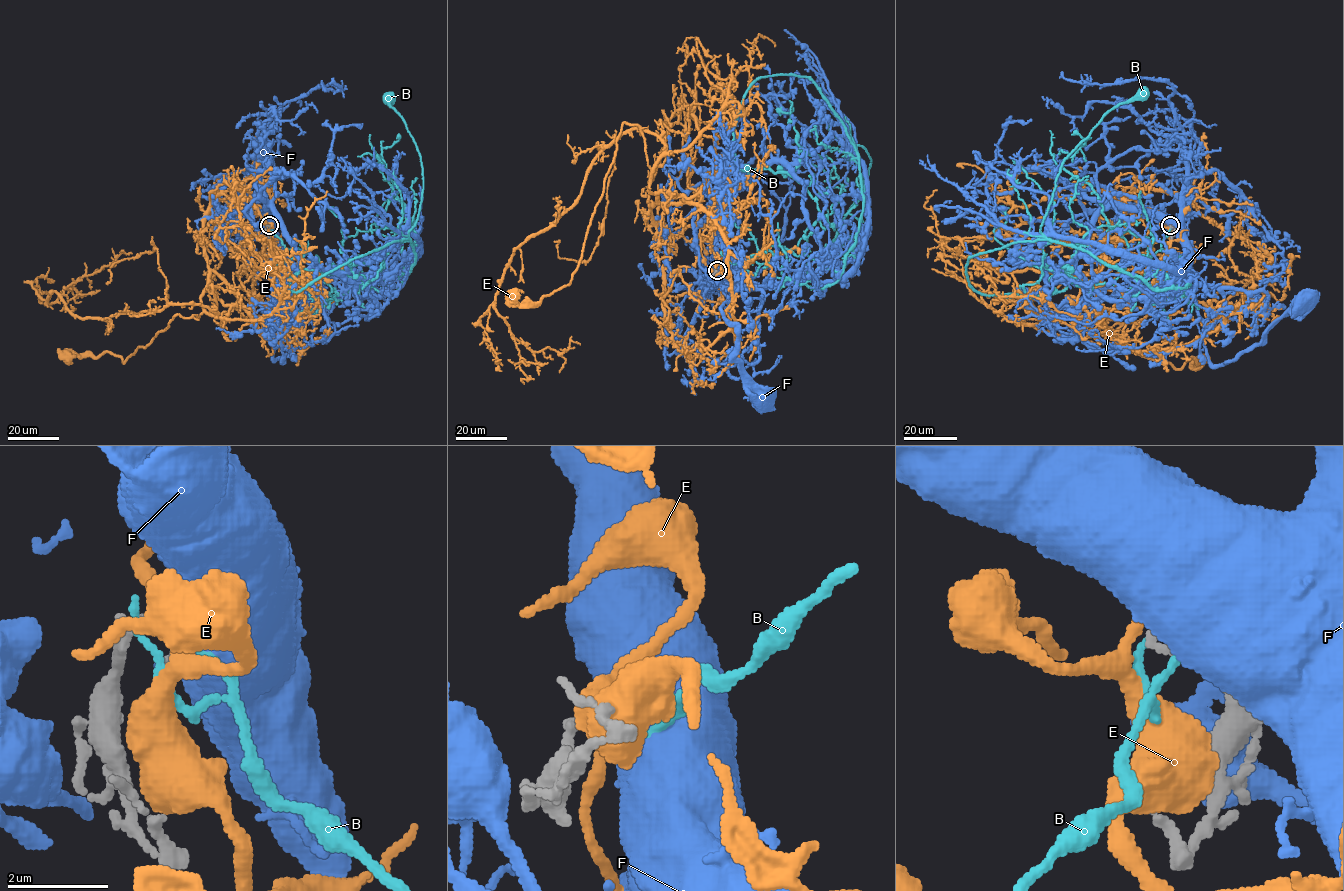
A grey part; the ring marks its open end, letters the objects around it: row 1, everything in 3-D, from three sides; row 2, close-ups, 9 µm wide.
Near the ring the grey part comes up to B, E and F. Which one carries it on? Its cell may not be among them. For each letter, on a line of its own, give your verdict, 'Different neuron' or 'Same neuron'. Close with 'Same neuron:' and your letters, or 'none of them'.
B: Different neuron
E: Different neuron
F: Same neuron
Same neuron: F

